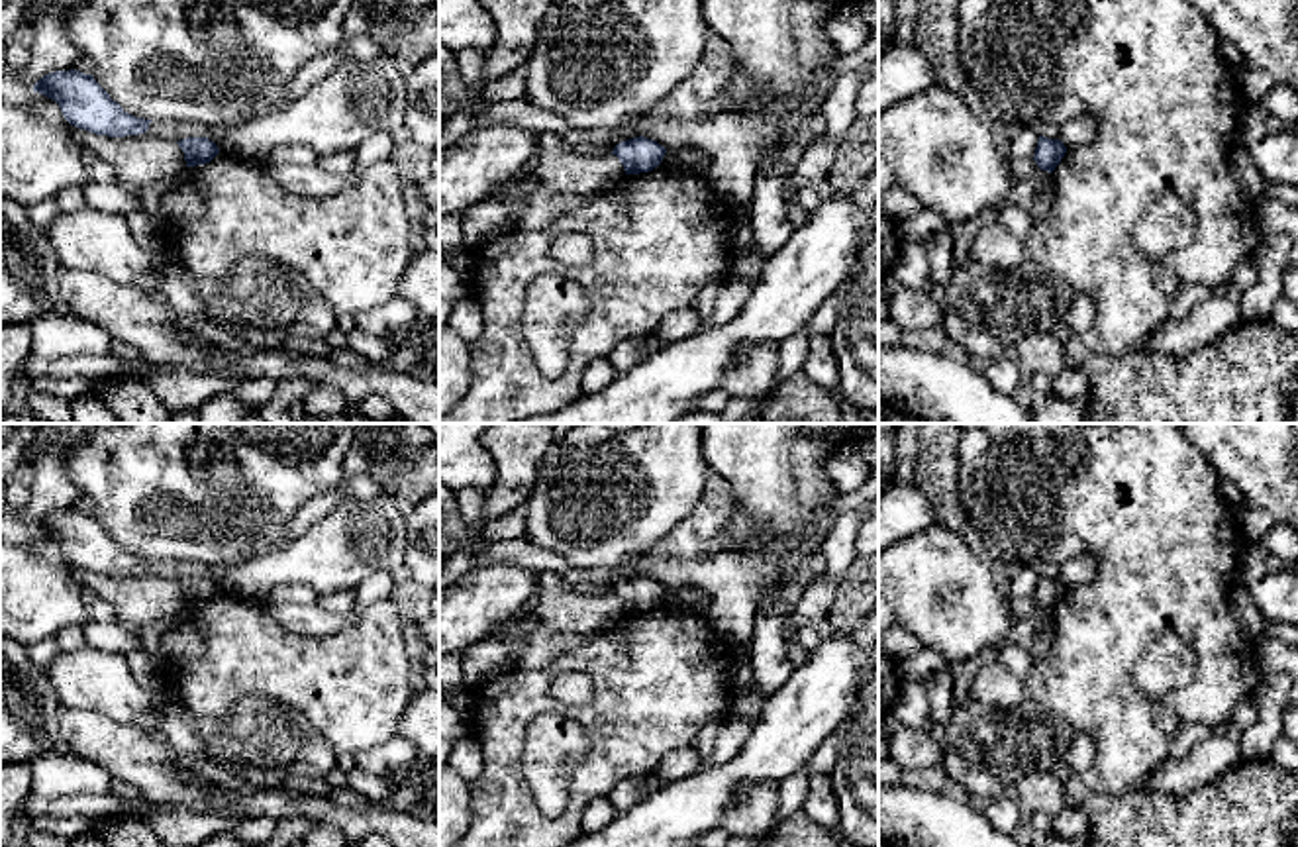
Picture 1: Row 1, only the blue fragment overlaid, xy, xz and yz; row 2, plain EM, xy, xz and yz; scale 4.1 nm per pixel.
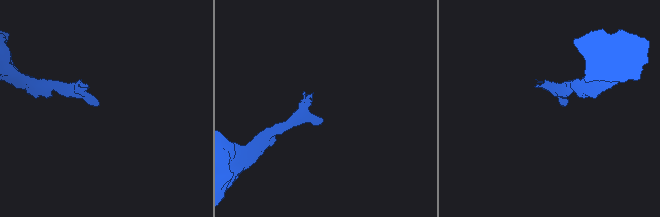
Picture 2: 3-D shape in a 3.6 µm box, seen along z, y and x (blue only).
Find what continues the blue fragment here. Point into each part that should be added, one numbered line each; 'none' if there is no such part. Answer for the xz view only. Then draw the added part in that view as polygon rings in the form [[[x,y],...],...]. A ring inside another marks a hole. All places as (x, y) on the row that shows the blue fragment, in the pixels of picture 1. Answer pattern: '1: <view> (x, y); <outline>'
none

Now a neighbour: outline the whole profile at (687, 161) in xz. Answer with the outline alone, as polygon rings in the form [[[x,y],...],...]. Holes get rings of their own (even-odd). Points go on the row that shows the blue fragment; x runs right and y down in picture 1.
[[[674,147],[667,149],[661,165],[694,180],[706,180],[710,159],[700,155],[696,149]]]

